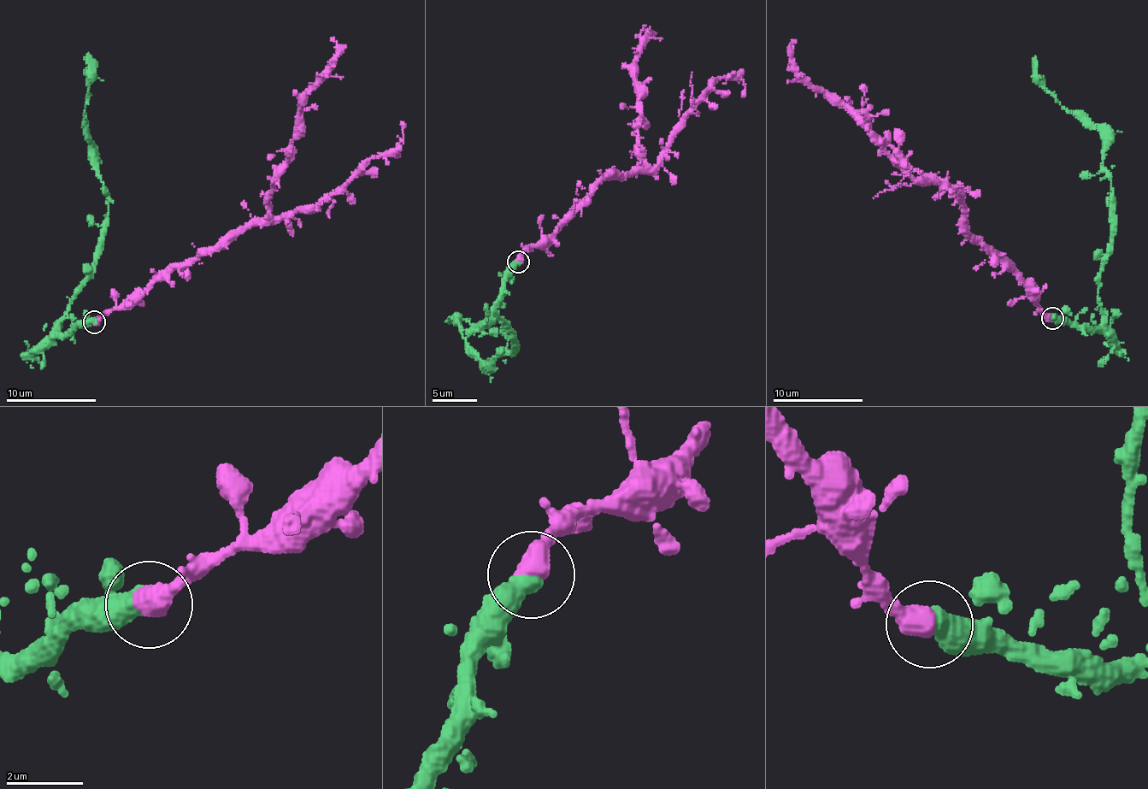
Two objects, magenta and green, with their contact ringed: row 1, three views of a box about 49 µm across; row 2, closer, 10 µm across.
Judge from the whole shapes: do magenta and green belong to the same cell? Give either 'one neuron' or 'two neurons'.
one neuron

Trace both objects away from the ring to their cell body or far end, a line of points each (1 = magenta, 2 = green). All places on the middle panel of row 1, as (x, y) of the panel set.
1: (518, 262), (603, 179), (646, 163), (639, 151), (632, 64), (649, 35), (640, 44)
2: (518, 262), (492, 319), (497, 315), (507, 326), (512, 356), (503, 352), (489, 364), (453, 317), (449, 323)

